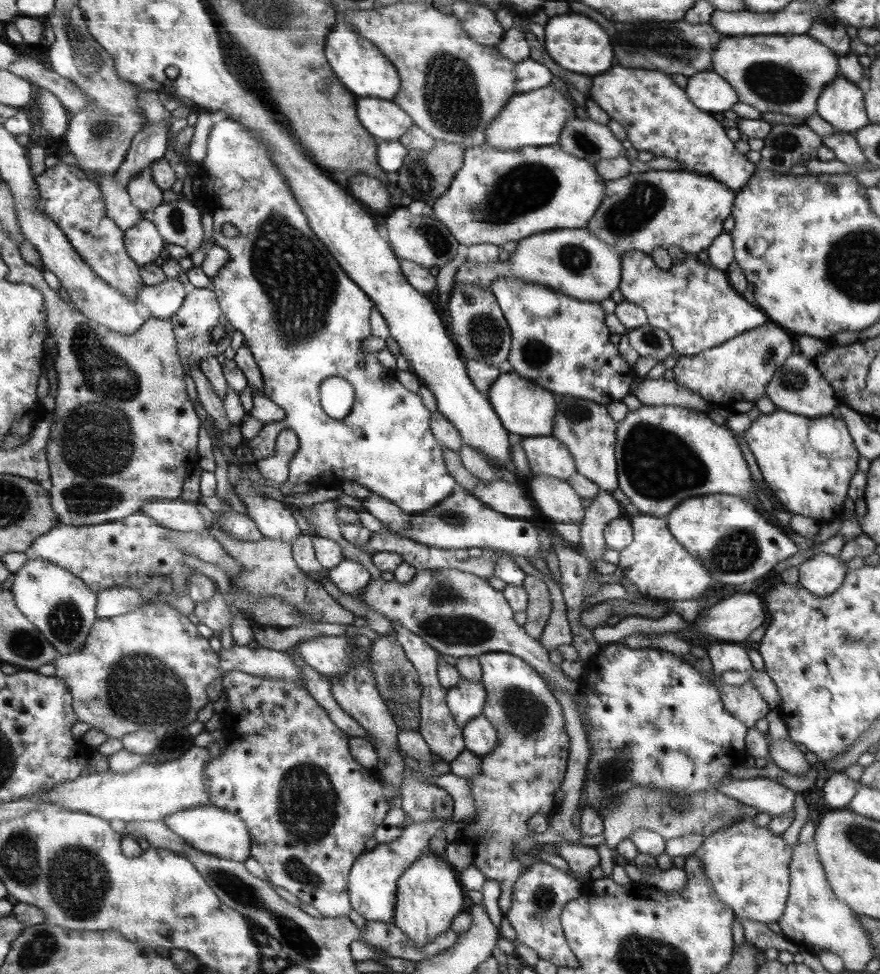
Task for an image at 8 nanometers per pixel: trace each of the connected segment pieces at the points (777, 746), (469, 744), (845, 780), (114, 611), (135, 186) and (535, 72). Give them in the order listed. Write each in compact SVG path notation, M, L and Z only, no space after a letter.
M790 738L784 741L773 740L769 746L769 755L778 768L790 774L804 776L811 770L812 765L806 761L804 753L798 749L798 744Z
M482 714L474 717L461 730L465 748L478 756L487 755L497 743L493 724Z
M832 772L821 788L826 802L833 810L847 809L851 798L856 794L860 784L850 779L845 773Z
M110 588L99 594L98 612L102 619L116 619L117 616L125 615L142 607L144 598L138 590L132 588Z
M149 166L130 180L127 192L131 197L131 203L149 216L159 204L163 203L163 191L154 184Z
M532 57L515 64L516 88L514 93L520 95L538 88L544 88L550 85L554 78L550 68L534 61Z

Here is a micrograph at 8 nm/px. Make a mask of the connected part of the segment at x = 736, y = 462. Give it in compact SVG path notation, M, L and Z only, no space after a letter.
M642 405L637 410L628 411L626 417L616 425L620 489L640 513L666 518L683 500L704 495L727 494L749 500L749 493L754 493L754 500L757 498L760 501L756 486L752 488L750 472L738 442L724 426L714 424L707 413L682 406Z

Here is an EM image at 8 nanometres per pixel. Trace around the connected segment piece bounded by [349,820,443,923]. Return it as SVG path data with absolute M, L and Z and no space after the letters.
M443 820L410 824L401 837L388 843L378 843L373 849L364 851L358 856L349 872L349 897L352 907L367 921L393 923L396 918L397 880L421 856L428 853L430 838L443 825Z

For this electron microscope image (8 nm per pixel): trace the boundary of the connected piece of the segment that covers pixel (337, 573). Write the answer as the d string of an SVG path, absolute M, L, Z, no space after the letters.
M344 559L328 572L328 577L340 591L355 598L364 592L364 588L373 579L362 564Z

